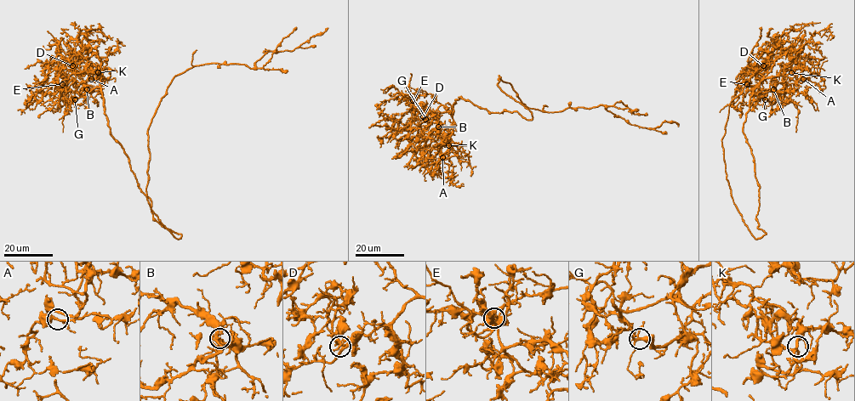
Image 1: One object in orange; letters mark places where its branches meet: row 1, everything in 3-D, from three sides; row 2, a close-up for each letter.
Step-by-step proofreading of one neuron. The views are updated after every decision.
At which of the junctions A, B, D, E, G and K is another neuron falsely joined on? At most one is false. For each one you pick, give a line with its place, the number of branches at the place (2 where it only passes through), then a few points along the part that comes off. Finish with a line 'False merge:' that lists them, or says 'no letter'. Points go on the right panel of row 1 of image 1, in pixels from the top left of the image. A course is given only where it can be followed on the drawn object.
False merge: no letter

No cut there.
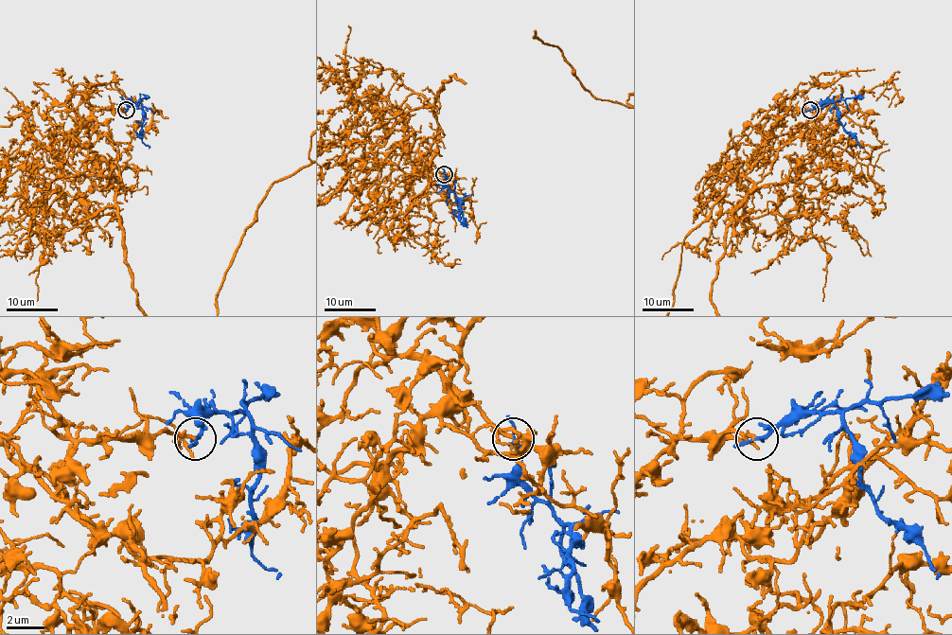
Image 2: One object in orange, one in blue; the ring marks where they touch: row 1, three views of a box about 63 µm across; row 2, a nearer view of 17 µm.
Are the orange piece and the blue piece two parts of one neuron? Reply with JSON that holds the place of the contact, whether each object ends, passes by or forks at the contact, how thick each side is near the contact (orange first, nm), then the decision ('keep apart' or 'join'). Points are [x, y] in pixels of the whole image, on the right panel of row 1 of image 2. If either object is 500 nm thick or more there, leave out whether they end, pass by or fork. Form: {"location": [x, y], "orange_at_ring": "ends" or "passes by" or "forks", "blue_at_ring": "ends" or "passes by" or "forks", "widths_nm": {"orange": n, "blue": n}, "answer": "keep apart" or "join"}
{"location": [810, 110], "orange_at_ring": "ends", "blue_at_ring": "forks", "widths_nm": {"orange": 190, "blue": 130}, "answer": "join"}

